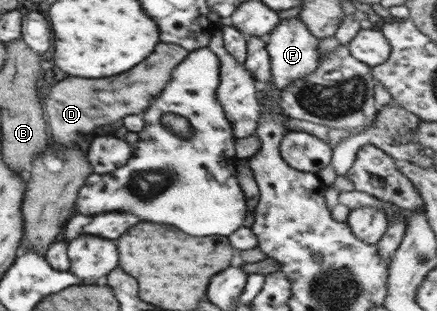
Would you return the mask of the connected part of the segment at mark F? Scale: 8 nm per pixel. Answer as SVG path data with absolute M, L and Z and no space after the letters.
M297 17L282 19L266 36L265 50L269 55L269 70L273 86L284 89L285 85L308 75L319 64L318 39L313 37Z

